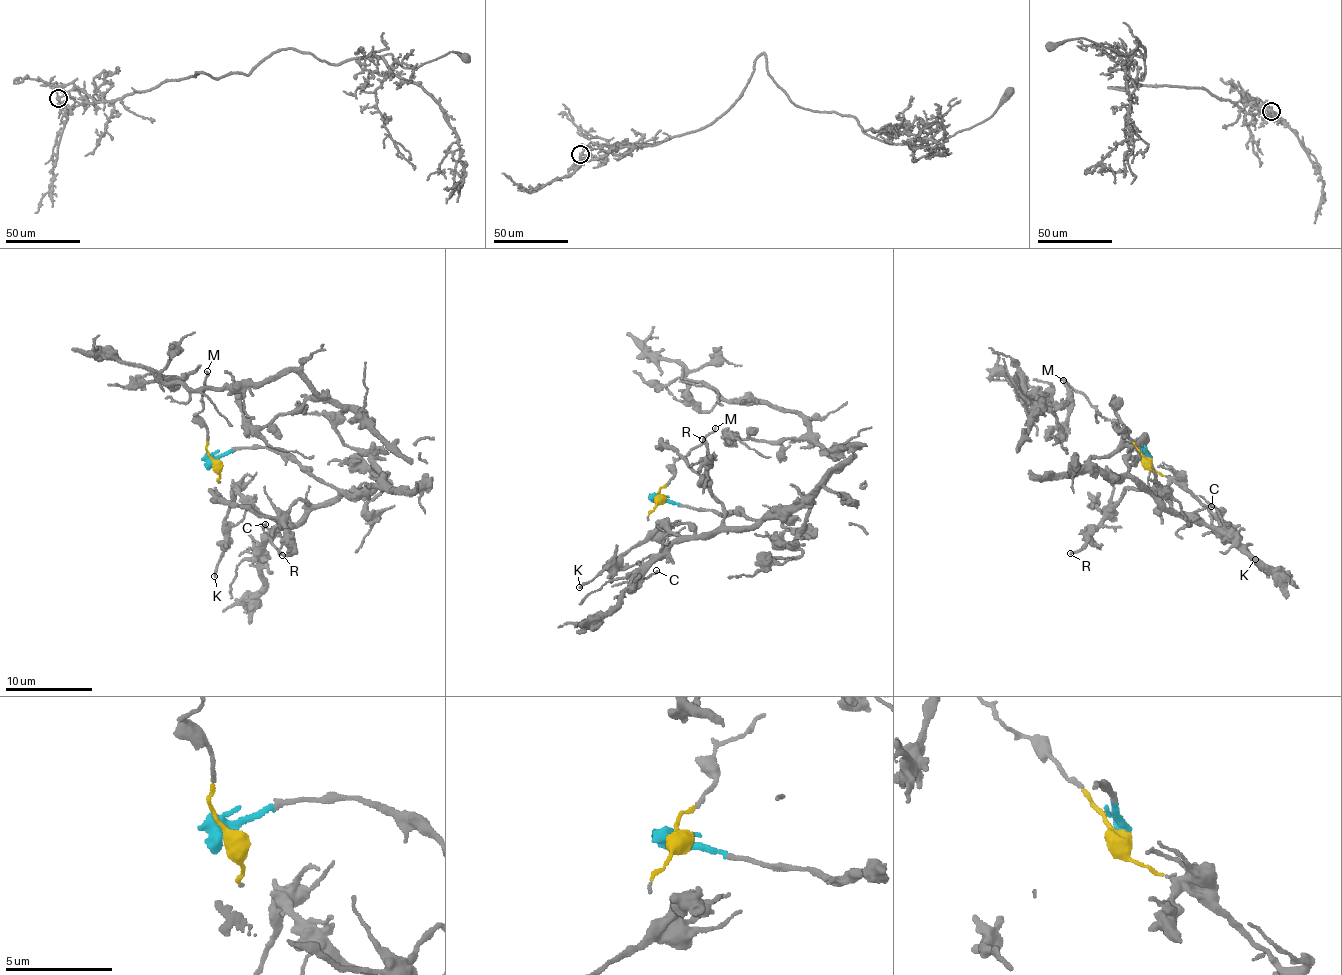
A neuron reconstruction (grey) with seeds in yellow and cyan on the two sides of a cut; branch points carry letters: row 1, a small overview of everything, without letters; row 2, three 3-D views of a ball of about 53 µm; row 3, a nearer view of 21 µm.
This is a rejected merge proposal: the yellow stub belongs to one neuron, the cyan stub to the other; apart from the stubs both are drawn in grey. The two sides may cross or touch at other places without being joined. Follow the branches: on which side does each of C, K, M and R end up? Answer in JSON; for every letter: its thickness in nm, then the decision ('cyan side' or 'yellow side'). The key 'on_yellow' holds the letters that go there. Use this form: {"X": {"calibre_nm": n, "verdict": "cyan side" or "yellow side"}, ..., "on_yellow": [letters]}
{"C": {"calibre_nm": 160, "verdict": "cyan side"}, "K": {"calibre_nm": 180, "verdict": "cyan side"}, "M": {"calibre_nm": 160, "verdict": "yellow side"}, "R": {"calibre_nm": 200, "verdict": "cyan side"}, "on_yellow": ["M"]}

